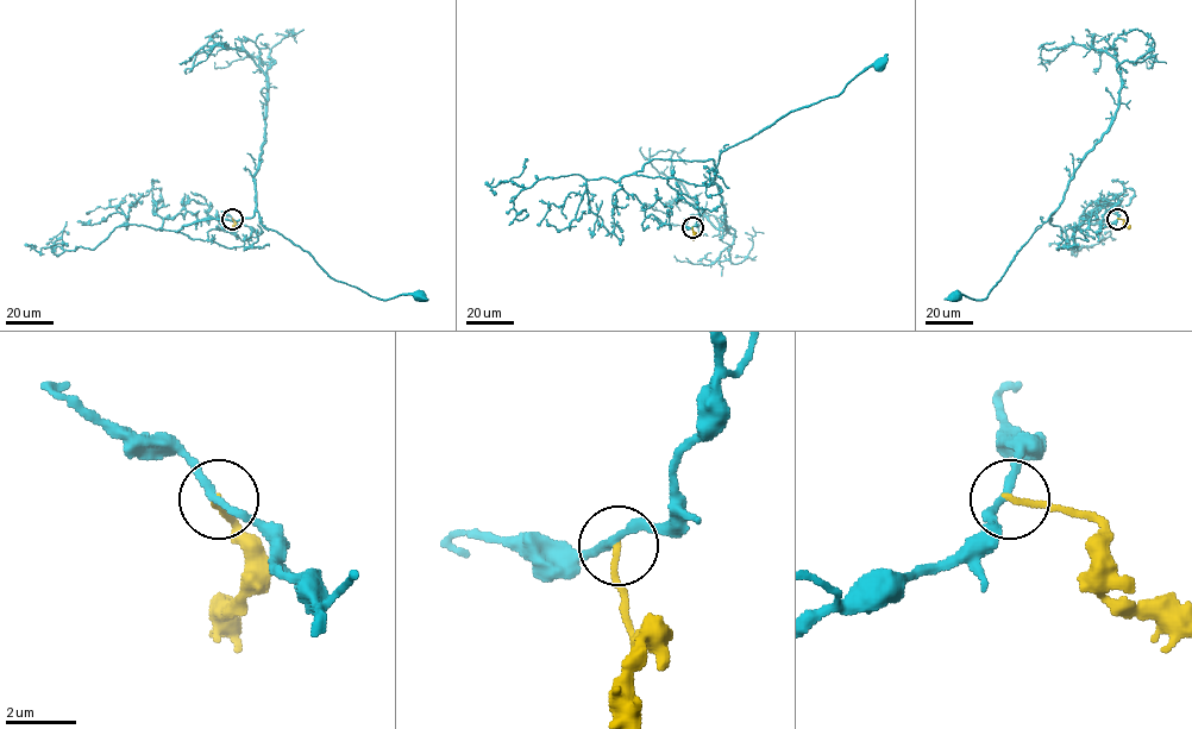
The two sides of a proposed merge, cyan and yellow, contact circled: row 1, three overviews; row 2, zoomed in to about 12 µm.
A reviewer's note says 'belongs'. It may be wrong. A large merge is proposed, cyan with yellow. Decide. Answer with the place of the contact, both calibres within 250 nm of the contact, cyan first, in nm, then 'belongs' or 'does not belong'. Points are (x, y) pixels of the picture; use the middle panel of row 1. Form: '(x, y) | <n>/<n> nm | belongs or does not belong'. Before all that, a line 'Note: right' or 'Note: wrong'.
Note: wrong
(692, 227) | 240/180 nm | does not belong

